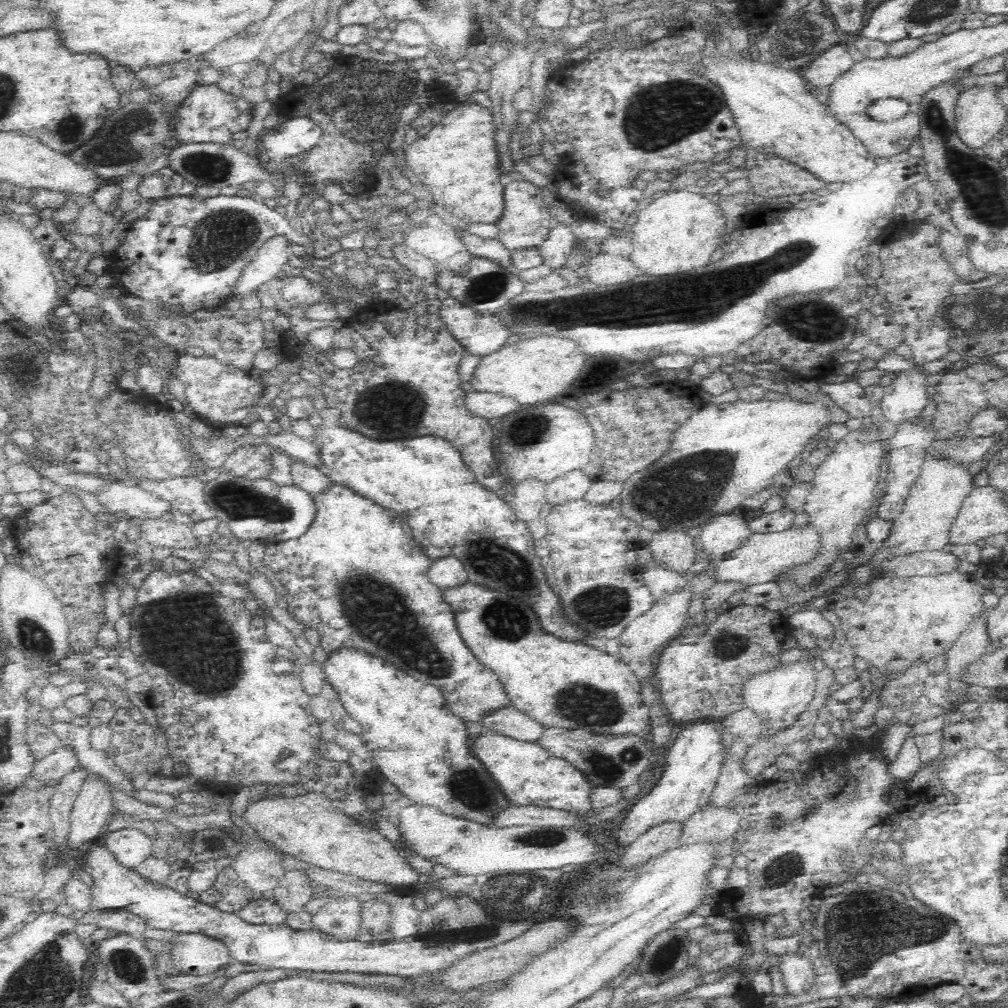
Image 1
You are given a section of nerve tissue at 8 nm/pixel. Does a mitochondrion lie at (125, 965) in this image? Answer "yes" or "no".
yes

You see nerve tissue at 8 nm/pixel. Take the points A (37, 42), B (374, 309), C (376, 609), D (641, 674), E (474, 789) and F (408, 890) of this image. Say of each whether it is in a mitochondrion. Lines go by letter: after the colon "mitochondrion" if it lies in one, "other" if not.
A: other
B: other
C: mitochondrion
D: other
E: mitochondrion
F: other

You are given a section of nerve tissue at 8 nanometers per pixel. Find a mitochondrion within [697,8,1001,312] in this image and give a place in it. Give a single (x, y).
(800, 38)

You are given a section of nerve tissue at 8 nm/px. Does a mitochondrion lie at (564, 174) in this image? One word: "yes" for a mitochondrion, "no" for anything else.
no

